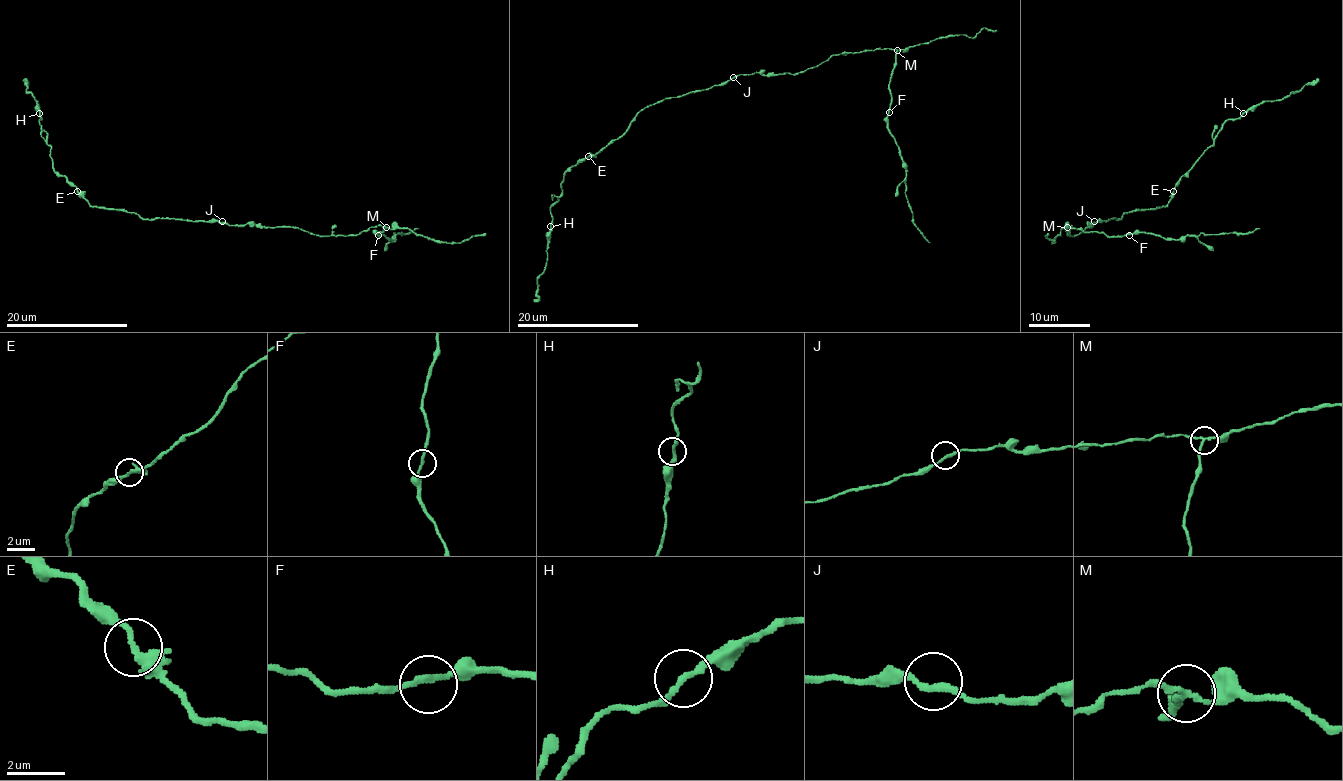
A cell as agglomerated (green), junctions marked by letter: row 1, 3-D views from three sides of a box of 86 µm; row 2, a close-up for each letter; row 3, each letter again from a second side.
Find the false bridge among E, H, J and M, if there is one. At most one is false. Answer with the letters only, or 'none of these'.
M

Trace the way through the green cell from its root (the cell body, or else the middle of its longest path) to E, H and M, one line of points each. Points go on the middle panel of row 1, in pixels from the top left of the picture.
E: (733, 77), (707, 89), (669, 97), (644, 107), (620, 136), (588, 156)
H: (733, 77), (644, 107), (620, 136), (596, 155), (571, 165), (564, 174), (562, 191), (550, 208), (550, 226)
M: (733, 77), (756, 72), (765, 75), (799, 74), (844, 52), (887, 48), (898, 51)

